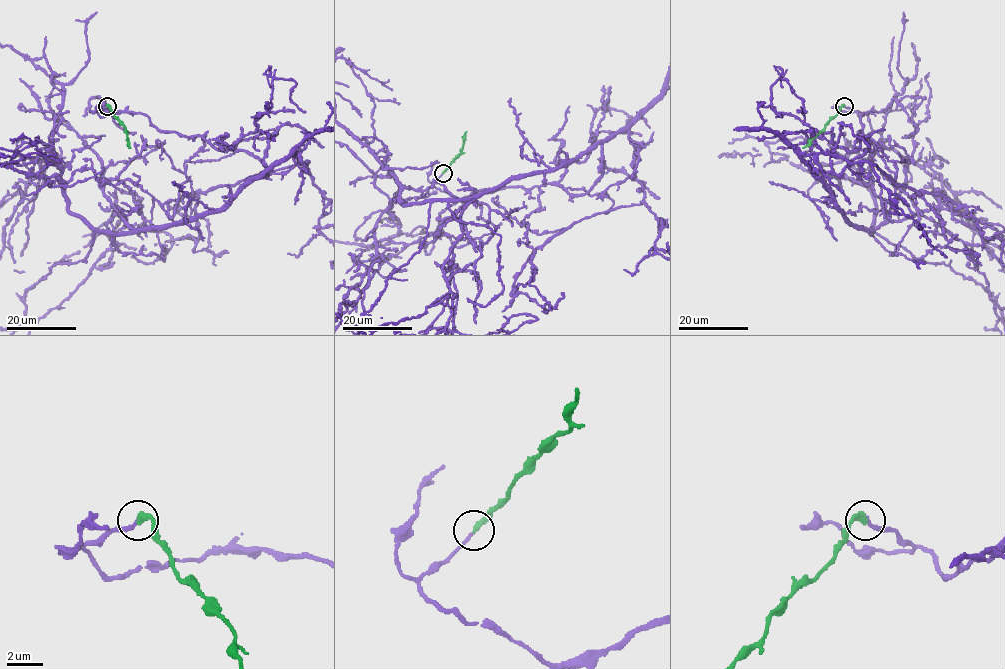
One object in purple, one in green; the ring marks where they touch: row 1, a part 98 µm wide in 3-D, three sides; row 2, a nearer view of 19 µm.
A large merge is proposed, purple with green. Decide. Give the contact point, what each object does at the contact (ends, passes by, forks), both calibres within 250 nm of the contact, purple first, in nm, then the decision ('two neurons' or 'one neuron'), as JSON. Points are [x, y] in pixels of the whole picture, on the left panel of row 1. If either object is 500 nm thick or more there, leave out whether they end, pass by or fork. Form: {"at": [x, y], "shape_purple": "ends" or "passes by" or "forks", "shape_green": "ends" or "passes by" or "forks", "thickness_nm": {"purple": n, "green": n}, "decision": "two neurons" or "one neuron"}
{"at": [107, 106], "shape_purple": "ends", "shape_green": "ends", "thickness_nm": {"purple": 180, "green": 360}, "decision": "one neuron"}

